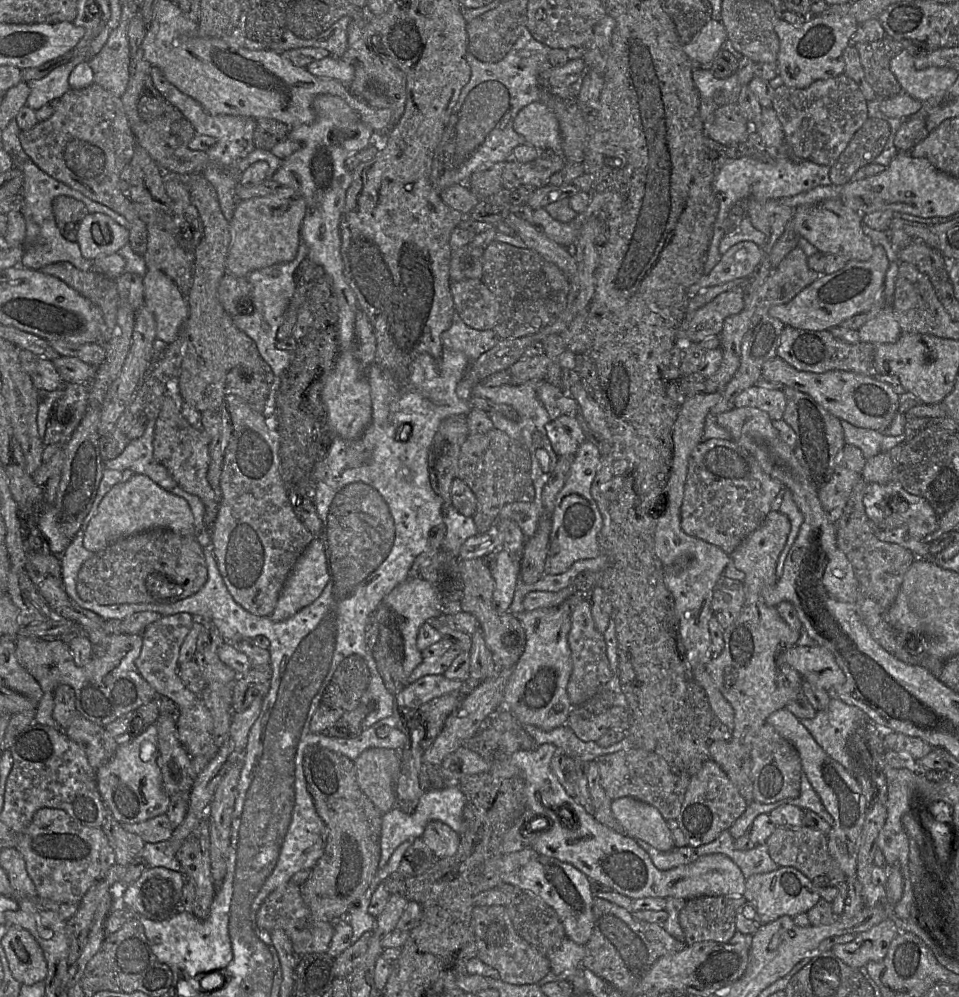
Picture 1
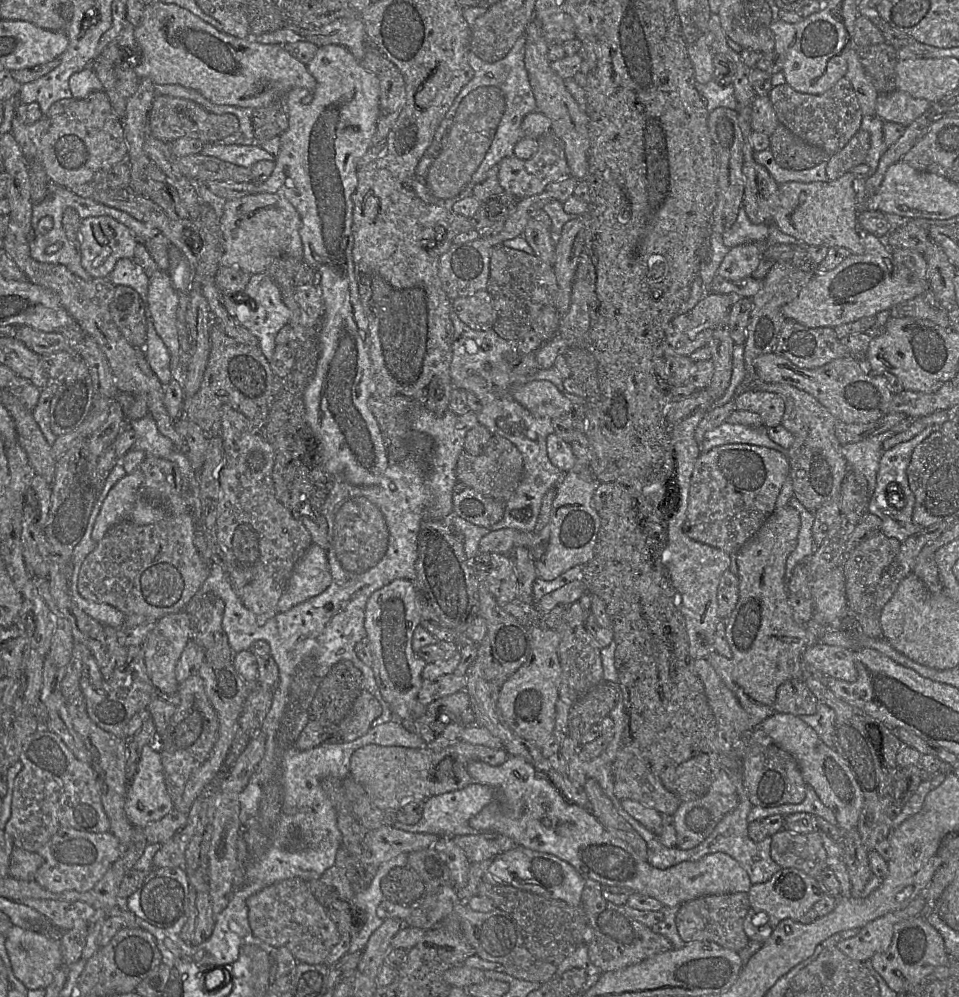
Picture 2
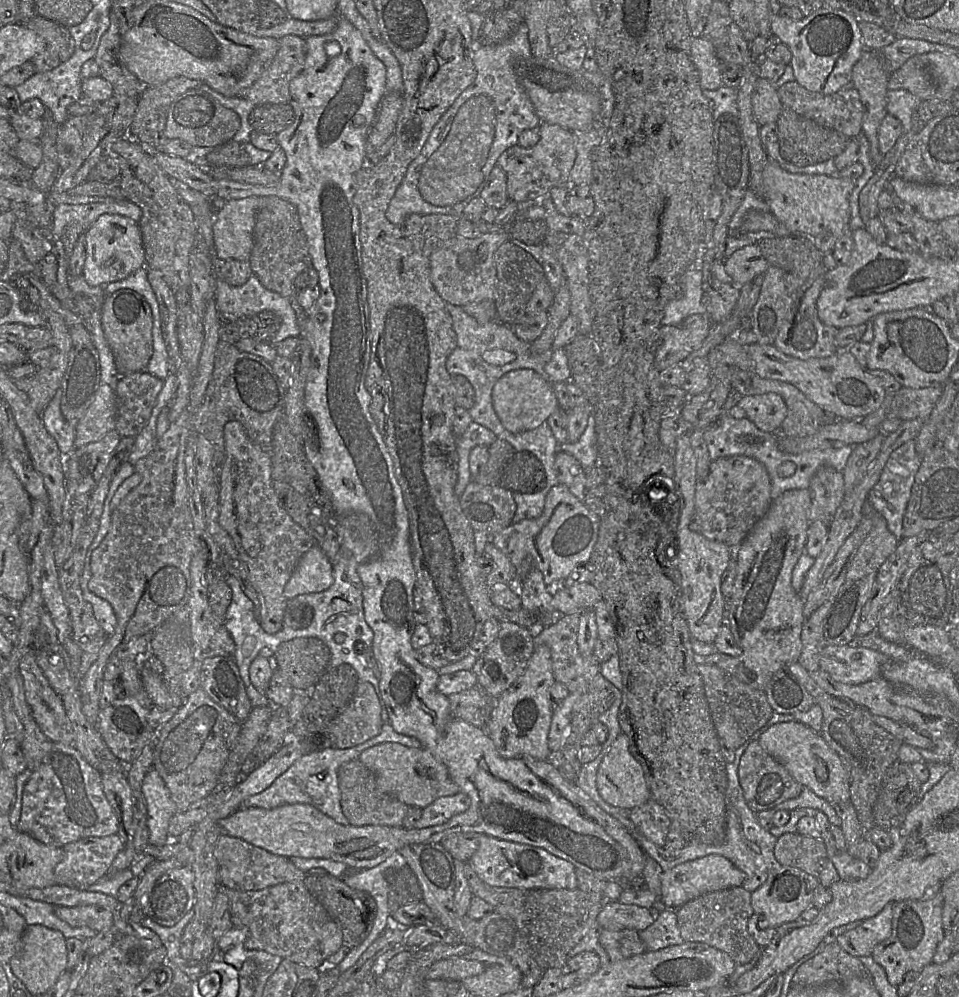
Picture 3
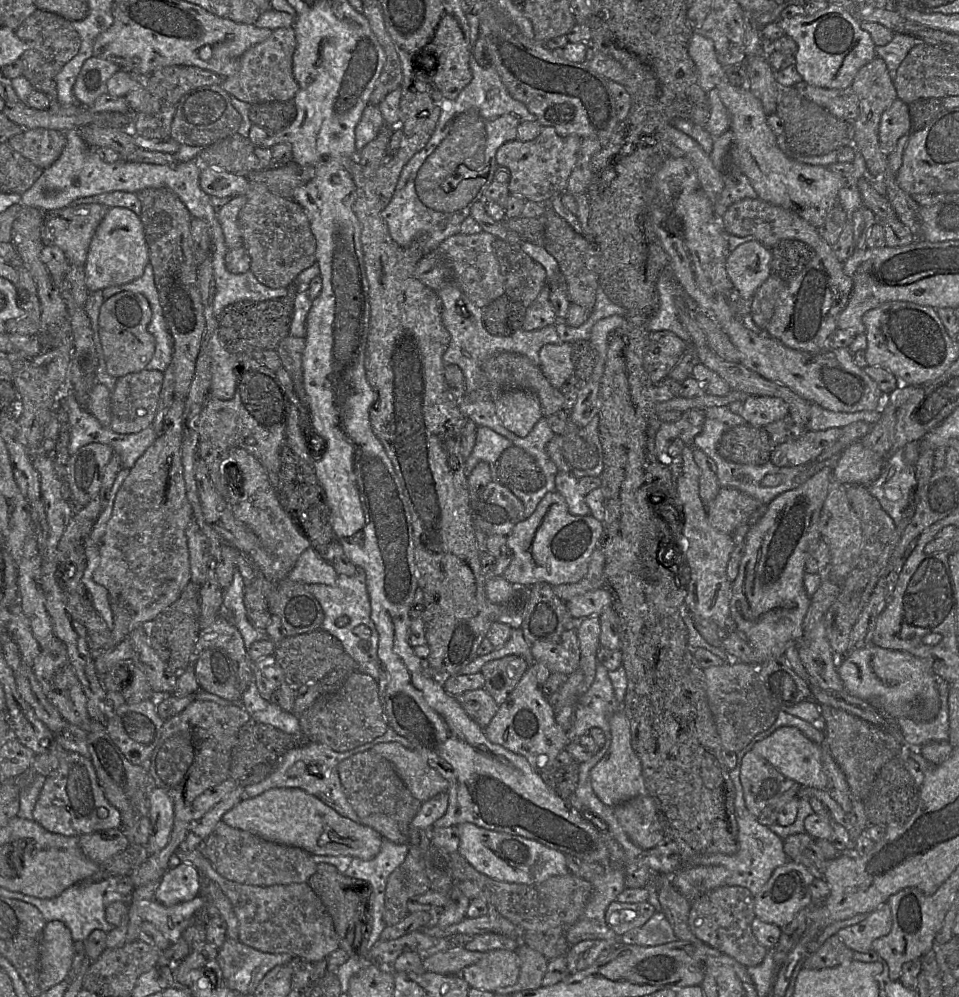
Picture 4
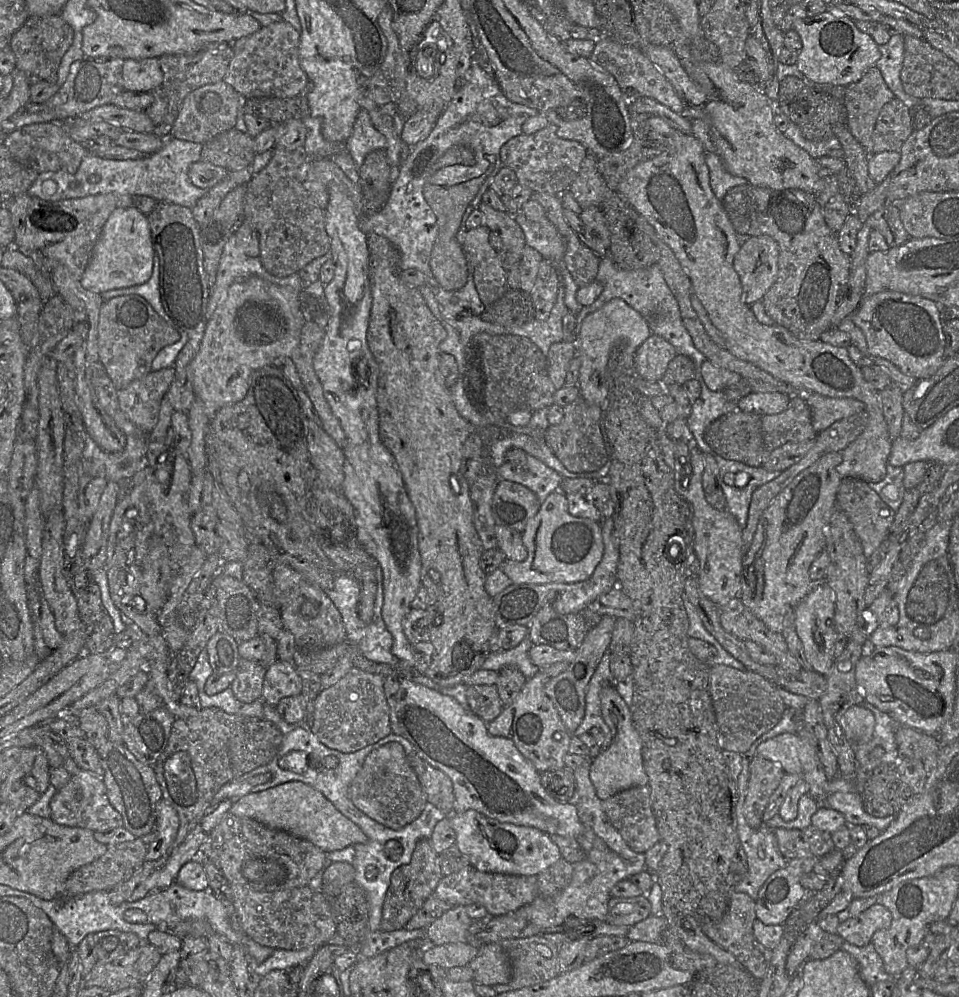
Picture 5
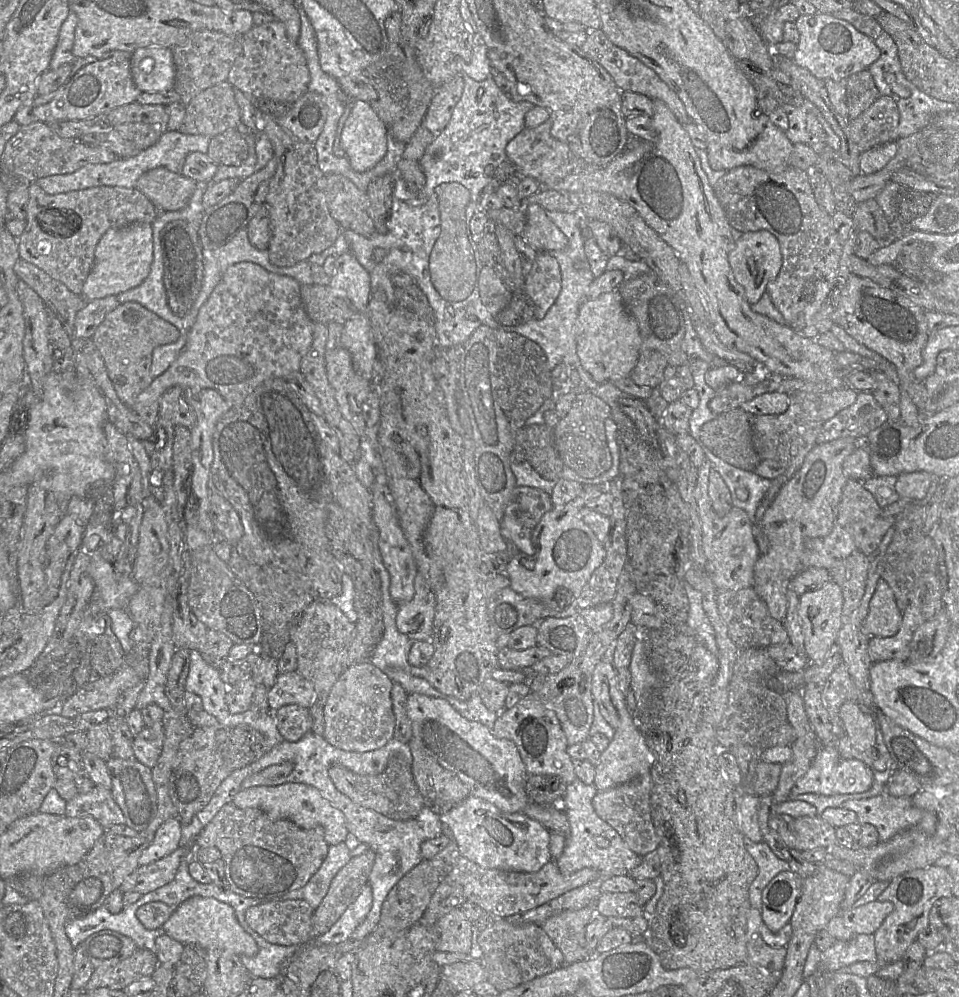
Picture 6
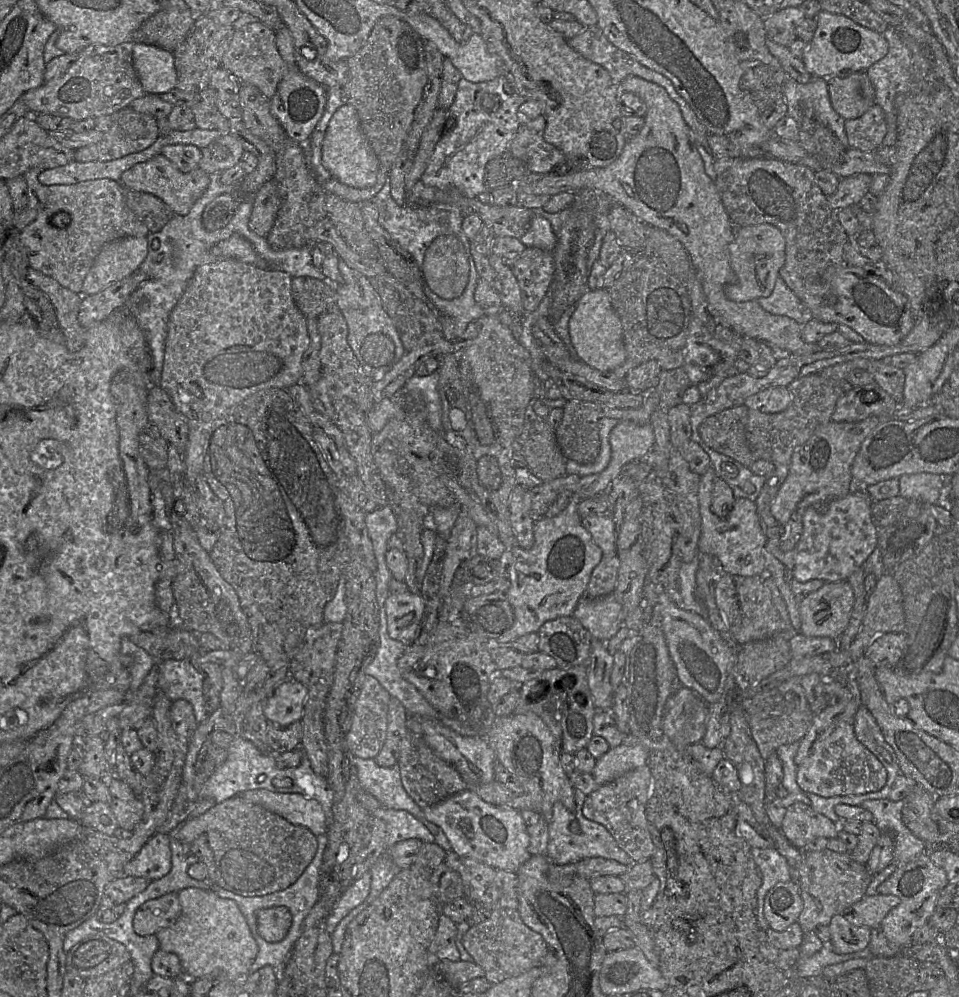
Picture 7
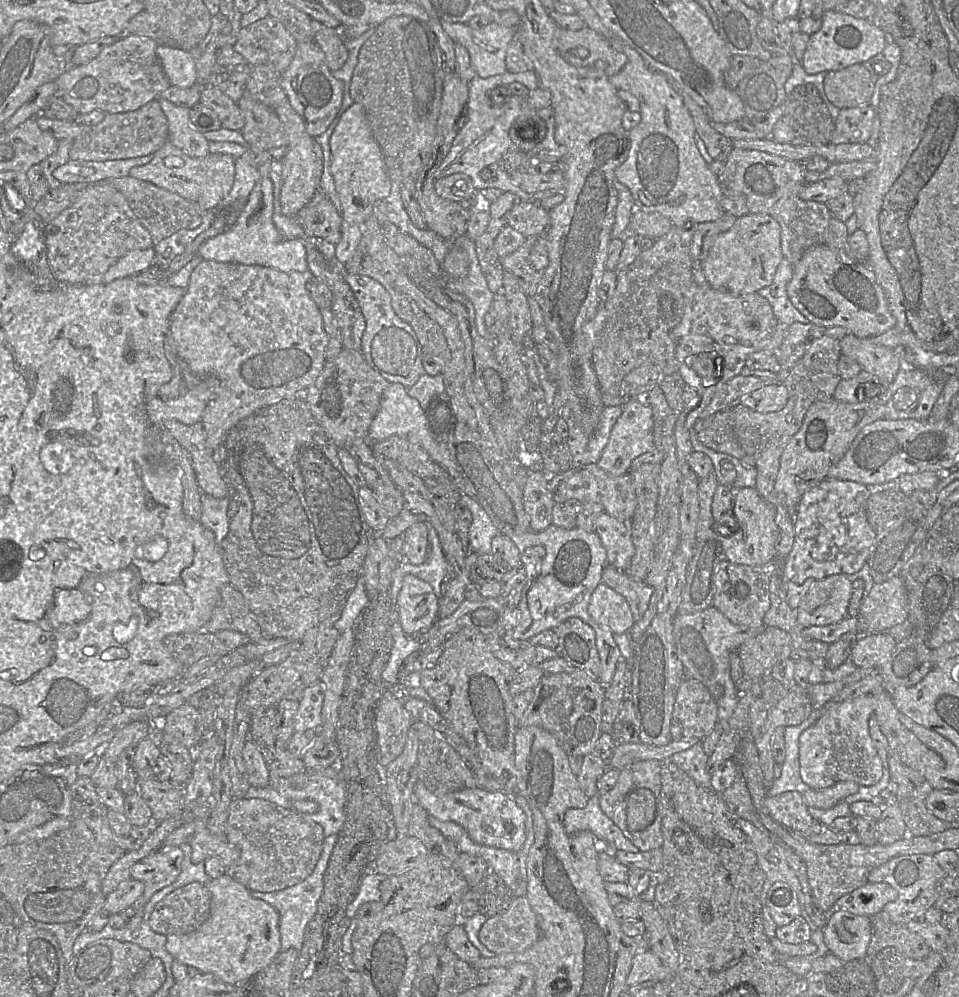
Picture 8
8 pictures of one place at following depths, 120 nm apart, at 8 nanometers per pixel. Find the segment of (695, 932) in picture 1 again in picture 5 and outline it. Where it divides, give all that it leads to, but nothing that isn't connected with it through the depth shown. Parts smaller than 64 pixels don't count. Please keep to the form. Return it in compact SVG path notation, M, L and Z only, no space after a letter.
M734 892L725 915L718 921L703 922L701 929L709 939L732 953L740 965L760 981L768 971L773 951L763 946L754 935L753 925L757 919L755 903L756 901L748 894Z

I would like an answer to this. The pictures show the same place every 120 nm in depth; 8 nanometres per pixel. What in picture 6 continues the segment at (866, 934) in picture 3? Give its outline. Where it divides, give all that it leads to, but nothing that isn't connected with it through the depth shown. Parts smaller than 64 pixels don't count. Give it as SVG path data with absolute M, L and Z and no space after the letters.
M875 900L856 908L845 909L841 912L841 919L843 925L854 935L873 935L893 909L891 902Z

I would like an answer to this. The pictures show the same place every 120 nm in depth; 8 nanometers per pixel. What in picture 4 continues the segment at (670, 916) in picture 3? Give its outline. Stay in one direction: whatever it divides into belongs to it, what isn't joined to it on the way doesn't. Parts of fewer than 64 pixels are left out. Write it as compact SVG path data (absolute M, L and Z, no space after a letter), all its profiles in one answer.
M663 912L655 914L641 927L620 937L624 945L654 947L677 941L677 937Z

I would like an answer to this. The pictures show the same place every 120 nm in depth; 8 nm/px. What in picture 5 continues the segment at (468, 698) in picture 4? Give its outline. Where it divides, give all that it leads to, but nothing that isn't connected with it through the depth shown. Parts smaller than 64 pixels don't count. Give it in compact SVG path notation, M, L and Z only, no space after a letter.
M496 685L467 686L466 698L470 711L486 723L494 720L504 708Z

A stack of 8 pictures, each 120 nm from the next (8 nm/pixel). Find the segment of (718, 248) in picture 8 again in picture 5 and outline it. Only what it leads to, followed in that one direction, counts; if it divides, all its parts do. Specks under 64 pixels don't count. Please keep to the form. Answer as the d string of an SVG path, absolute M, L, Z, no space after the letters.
M750 236L741 244L739 251L734 256L733 268L743 289L743 300L748 305L761 301L765 293L775 283L778 275L779 251L778 243L770 236Z

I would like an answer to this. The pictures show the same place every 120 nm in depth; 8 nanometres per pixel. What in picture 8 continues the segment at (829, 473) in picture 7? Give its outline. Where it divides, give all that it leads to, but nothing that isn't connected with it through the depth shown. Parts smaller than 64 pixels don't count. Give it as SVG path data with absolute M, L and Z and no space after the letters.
M834 398L827 401L815 402L809 407L800 429L791 438L782 453L780 468L774 486L774 490L778 494L778 497L783 500L788 512L794 517L794 525L797 507L804 493L827 479L829 469L842 459L858 433L866 425L876 420L884 419L885 414L886 405L883 404L868 402L851 404L838 401Z

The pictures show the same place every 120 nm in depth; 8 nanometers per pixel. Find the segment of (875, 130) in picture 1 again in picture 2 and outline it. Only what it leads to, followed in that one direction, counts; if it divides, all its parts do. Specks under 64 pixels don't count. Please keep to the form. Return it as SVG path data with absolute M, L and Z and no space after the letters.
M859 129L839 152L831 155L826 167L829 180L836 180L853 167L865 163L869 149L870 134Z

